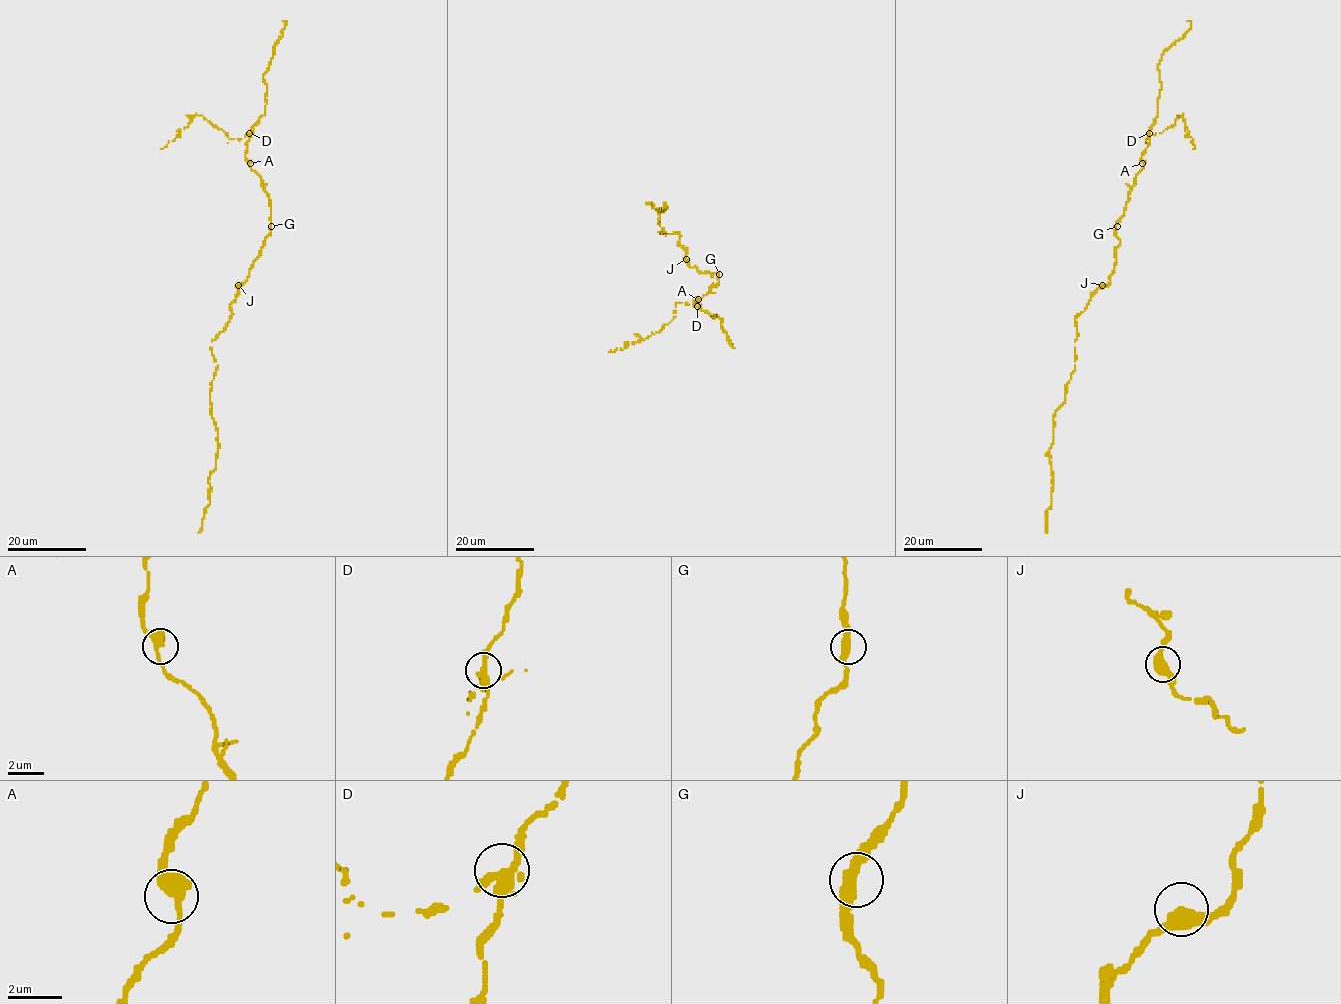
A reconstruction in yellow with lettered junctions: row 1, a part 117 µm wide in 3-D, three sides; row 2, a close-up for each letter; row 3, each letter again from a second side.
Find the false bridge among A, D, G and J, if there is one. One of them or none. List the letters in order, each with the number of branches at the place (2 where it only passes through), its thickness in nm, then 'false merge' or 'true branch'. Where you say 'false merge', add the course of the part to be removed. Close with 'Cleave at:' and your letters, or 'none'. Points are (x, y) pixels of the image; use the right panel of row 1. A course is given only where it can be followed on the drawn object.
A: branches 2; calibre 440 nm; true branch
D: branches 2; calibre 440 nm; false merge; course (1149, 133), (1147, 139), (1173, 126), (1180, 115), (1192, 139), (1193, 149)
G: branches 2; calibre 400 nm; true branch
J: branches 2; calibre 440 nm; true branch
Cleave at: D

